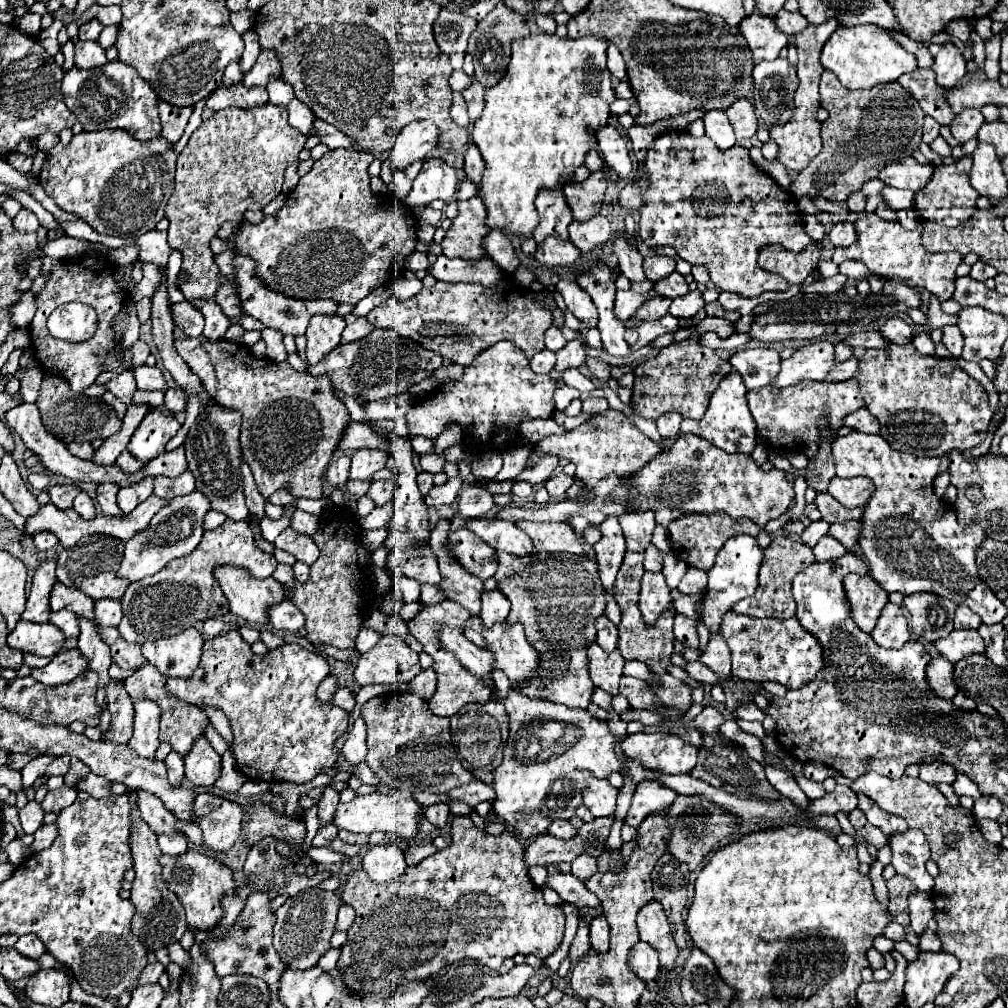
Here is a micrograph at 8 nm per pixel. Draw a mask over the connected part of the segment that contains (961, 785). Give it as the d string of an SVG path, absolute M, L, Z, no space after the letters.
M958 773L958 779L956 779L956 783L954 783L954 791L956 791L958 795L964 795L964 793L960 793L960 791L974 791L974 793L968 795L968 797L972 797L972 799L978 799L978 797L980 797L980 791L978 791L976 783L974 783L972 779L968 779L966 775L962 775L962 773Z

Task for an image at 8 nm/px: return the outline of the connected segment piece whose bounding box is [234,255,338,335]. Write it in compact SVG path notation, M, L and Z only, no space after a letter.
M236 255L234 257L234 267L238 273L238 291L240 291L240 299L242 299L242 307L248 315L256 317L258 321L262 321L266 327L272 327L276 331L280 331L282 335L304 335L308 321L312 315L336 315L338 311L338 303L332 299L318 299L318 301L300 301L300 299L290 299L284 297L280 293L270 291L268 287L264 287L264 283L260 283L260 279L254 273L254 261L250 257L244 255Z

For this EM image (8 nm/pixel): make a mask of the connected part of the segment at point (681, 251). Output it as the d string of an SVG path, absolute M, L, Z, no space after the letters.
M668 131L664 135L658 135L648 145L644 169L650 179L650 189L642 193L635 181L631 181L621 191L619 205L640 213L640 237L648 247L670 245L690 265L704 265L710 273L710 281L720 291L734 291L742 297L756 297L766 291L788 289L788 283L780 275L770 275L768 271L762 271L758 267L758 251L764 247L764 243L780 243L788 251L800 253L806 245L812 243L812 239L804 231L796 197L782 189L756 165L752 165L746 147L734 145L734 153L728 153L720 151L706 135L696 139L688 131Z

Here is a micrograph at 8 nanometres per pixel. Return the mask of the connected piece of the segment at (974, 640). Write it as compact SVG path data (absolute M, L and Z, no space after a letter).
M952 631L948 637L938 639L934 645L940 655L952 663L958 663L970 655L984 655L984 641L980 639L978 631Z

